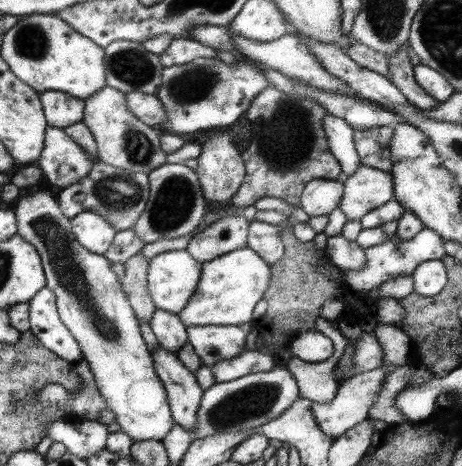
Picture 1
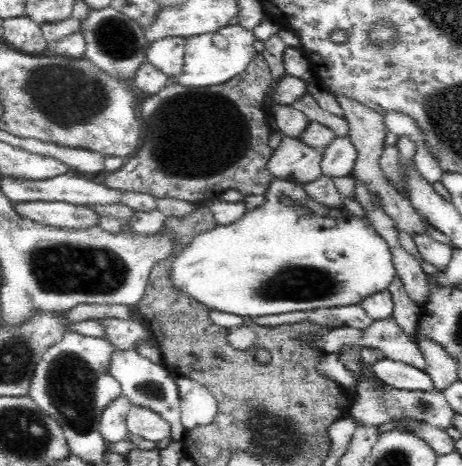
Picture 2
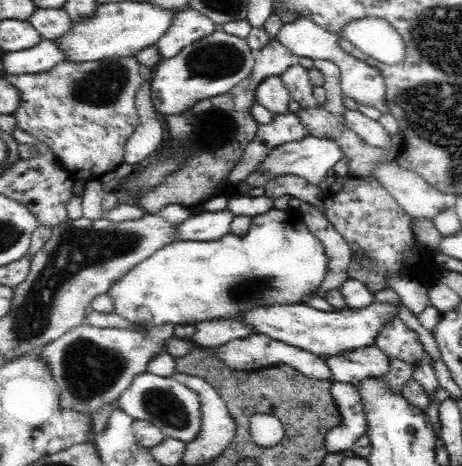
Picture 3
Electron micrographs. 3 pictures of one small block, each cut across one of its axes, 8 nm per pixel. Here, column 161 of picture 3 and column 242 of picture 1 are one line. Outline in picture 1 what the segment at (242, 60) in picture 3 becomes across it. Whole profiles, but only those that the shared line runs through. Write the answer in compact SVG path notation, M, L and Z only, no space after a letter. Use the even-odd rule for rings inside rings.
M195 58L183 66L163 68L163 82L155 94L165 110L165 120L157 130L165 134L191 134L197 130L223 130L233 124L243 112L249 110L251 102L269 86L263 72L247 62L235 62L227 68L223 62L211 58Z

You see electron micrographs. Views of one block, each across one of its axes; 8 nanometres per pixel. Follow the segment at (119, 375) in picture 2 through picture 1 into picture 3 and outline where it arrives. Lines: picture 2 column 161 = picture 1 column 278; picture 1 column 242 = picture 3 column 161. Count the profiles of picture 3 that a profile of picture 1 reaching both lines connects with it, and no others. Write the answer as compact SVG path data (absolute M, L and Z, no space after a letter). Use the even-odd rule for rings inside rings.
M150 372L136 374L128 390L122 392L118 406L134 418L134 422L150 422L170 438L178 438L188 444L202 426L202 402L198 394L172 378L162 378Z

